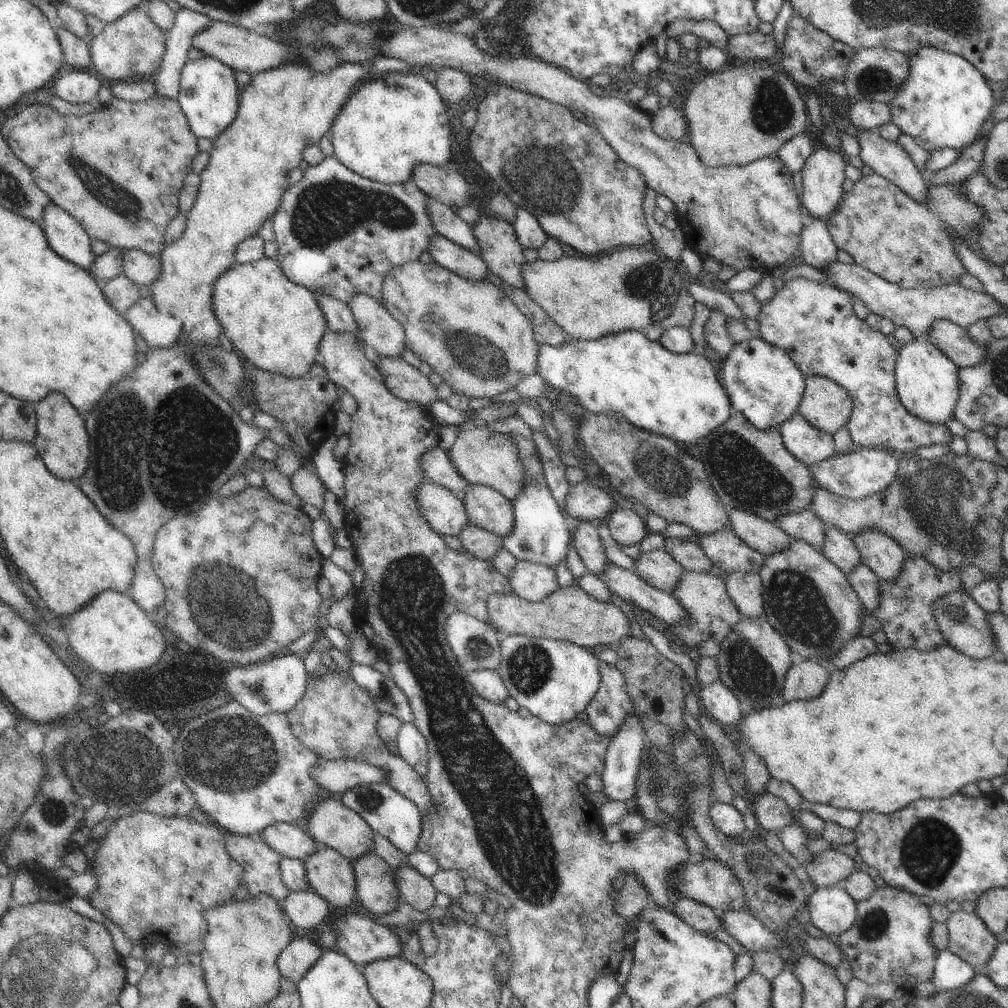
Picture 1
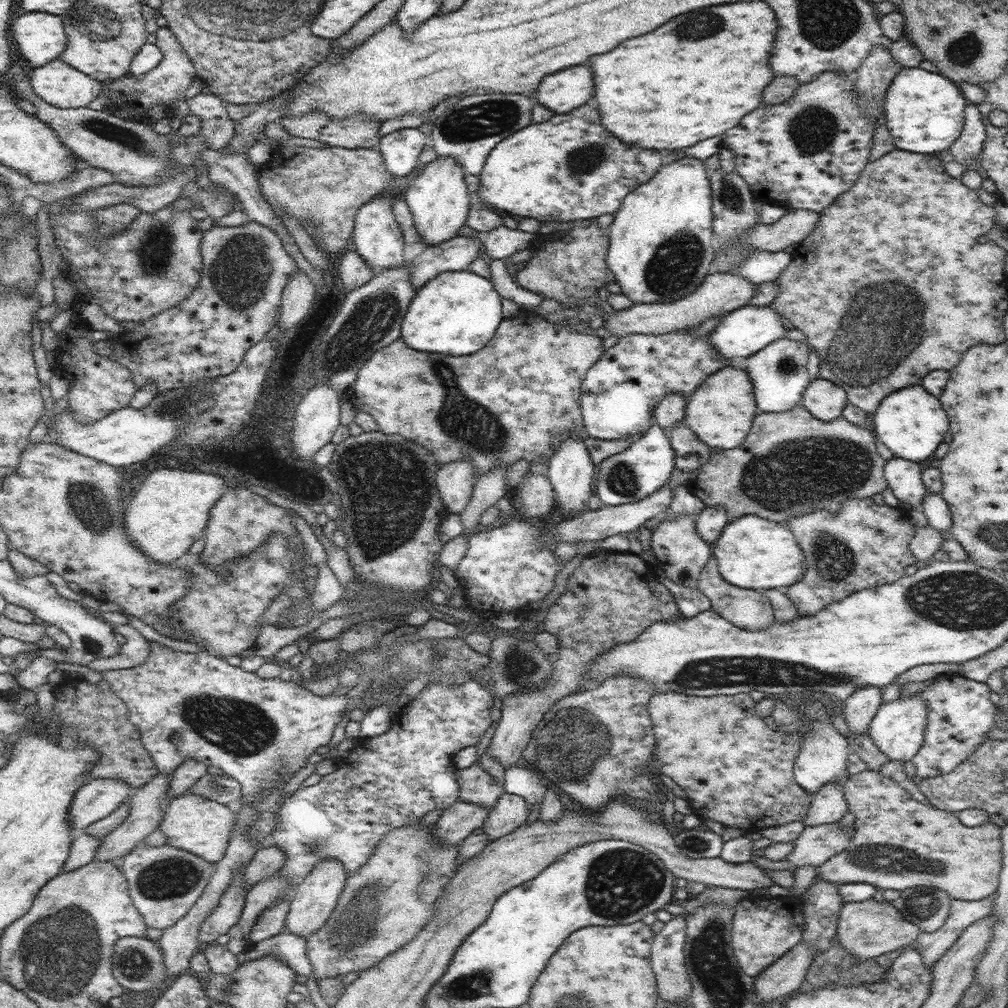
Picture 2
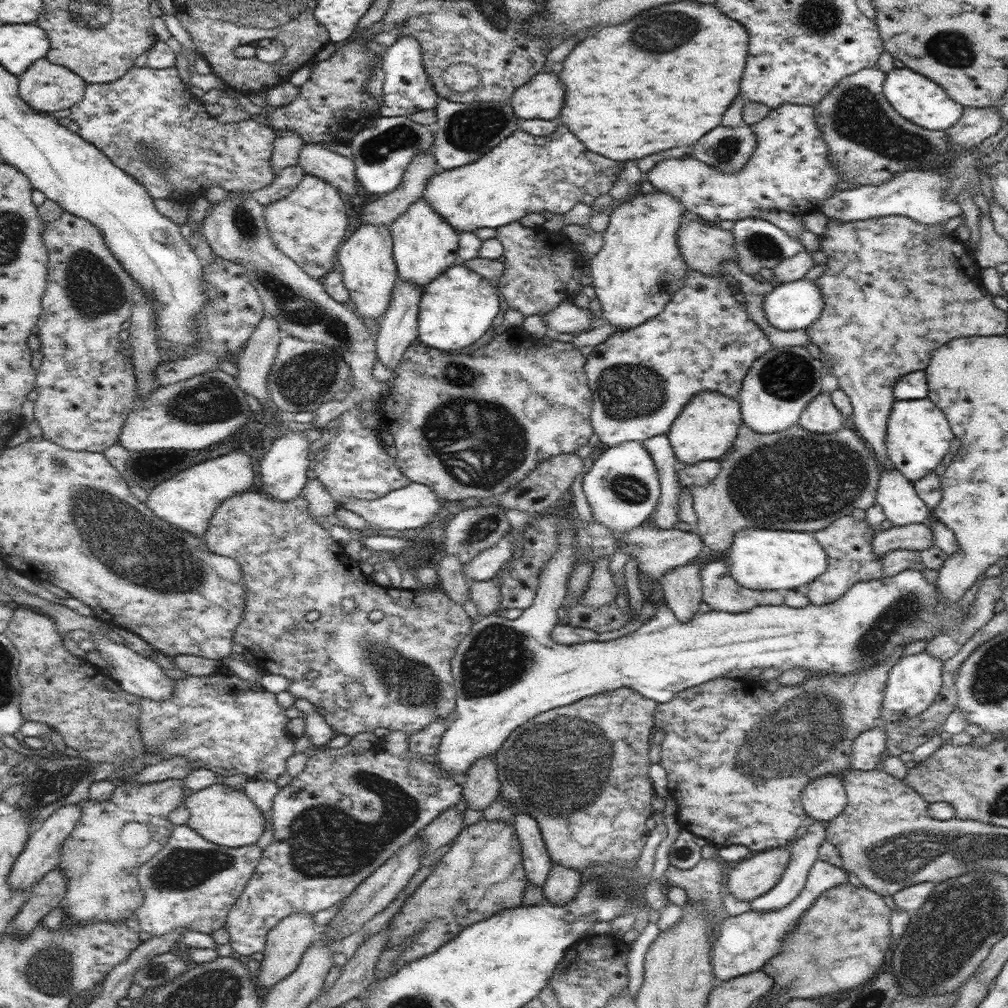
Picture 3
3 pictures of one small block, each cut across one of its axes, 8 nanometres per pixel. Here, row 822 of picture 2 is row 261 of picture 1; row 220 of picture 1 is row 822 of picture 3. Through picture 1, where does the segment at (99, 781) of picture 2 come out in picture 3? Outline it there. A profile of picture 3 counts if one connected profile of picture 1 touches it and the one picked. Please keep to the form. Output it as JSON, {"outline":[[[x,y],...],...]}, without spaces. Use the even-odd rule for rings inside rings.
{"outline":[[[77,803],[67,804],[55,810],[42,824],[32,829],[27,840],[28,846],[24,848],[20,858],[16,858],[16,864],[14,864],[14,868],[8,876],[9,885],[12,888],[22,889],[27,892],[47,872],[57,868],[61,854],[63,854],[64,841],[72,834],[76,823],[81,819],[81,814],[83,812]]]}

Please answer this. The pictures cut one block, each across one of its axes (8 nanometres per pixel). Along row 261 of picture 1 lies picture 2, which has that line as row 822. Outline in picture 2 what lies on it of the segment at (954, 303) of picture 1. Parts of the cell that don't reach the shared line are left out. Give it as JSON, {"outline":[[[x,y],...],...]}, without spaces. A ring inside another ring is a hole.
{"outline":[[[839,822],[820,826],[808,826],[794,841],[794,849],[783,860],[790,863],[790,870],[813,866],[820,868],[824,862],[848,847],[854,835],[854,825],[842,827]]]}

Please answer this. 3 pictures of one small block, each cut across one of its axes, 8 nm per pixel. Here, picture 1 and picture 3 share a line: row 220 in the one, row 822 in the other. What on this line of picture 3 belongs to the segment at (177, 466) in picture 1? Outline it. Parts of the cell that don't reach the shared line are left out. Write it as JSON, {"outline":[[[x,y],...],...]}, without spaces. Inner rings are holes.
{"outline":[[[221,780],[194,791],[190,796],[184,797],[183,802],[189,812],[187,825],[206,840],[220,846],[236,848],[254,844],[262,836],[266,826],[262,811],[244,793],[244,789],[232,788]]]}

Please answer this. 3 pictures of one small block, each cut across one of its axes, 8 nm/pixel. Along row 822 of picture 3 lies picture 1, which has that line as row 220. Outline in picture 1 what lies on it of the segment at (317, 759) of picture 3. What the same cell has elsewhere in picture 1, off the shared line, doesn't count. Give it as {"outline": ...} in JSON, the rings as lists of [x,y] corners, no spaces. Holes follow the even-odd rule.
{"outline":[[[334,156],[326,157],[320,164],[313,167],[309,166],[304,172],[302,179],[296,185],[289,187],[282,197],[278,210],[271,216],[274,234],[276,235],[274,242],[278,245],[278,254],[275,259],[278,261],[282,272],[292,282],[309,288],[313,293],[318,291],[319,293],[333,296],[346,304],[353,294],[364,293],[379,300],[383,304],[381,290],[387,272],[391,268],[400,266],[405,262],[418,260],[420,254],[427,251],[429,240],[434,235],[438,235],[427,215],[425,202],[427,198],[428,196],[426,196],[425,192],[420,190],[412,179],[408,179],[405,183],[381,183],[352,172]]]}

